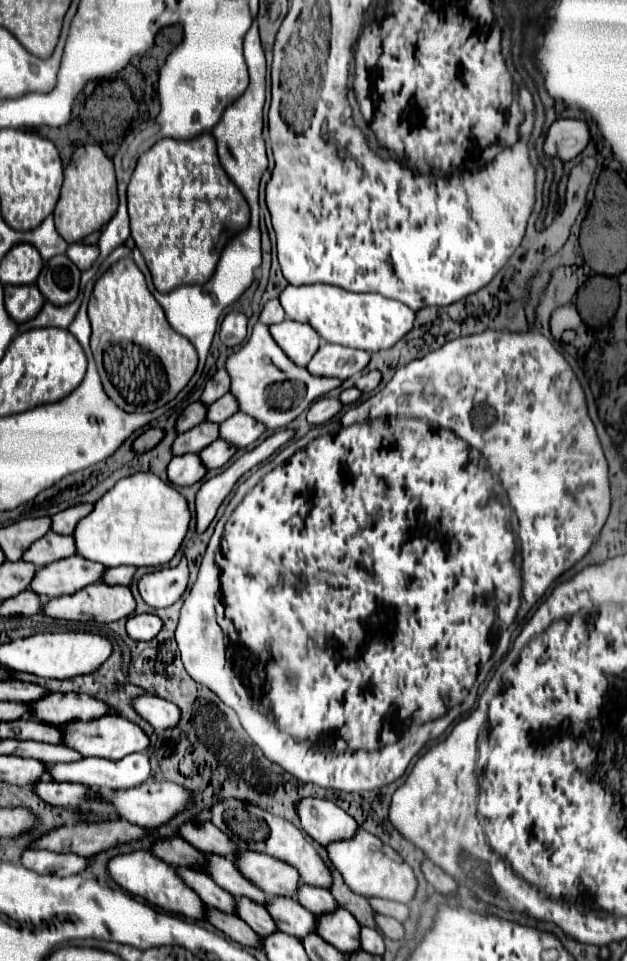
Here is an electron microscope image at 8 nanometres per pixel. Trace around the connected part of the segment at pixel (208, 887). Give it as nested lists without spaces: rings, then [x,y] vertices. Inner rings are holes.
[[[174,867],[178,877],[188,883],[188,887],[208,905],[208,907],[216,907],[224,913],[232,913],[232,895],[226,893],[224,889],[220,889],[206,873],[202,871],[194,871],[192,867]]]

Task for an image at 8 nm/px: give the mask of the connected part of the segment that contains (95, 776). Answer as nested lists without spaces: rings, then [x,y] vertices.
[[[132,753],[120,761],[112,761],[112,759],[104,759],[104,757],[82,757],[80,761],[74,761],[74,763],[44,763],[44,767],[54,781],[80,783],[88,789],[92,787],[92,789],[102,789],[102,791],[136,787],[152,775],[148,755],[144,755],[144,753]]]

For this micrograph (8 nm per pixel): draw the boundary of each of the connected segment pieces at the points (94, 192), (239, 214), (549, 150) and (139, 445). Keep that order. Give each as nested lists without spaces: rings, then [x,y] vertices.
[[[98,145],[78,147],[64,169],[64,183],[60,189],[60,199],[54,209],[54,223],[58,233],[68,241],[76,243],[90,235],[96,229],[102,229],[108,219],[116,213],[118,195],[116,195],[116,175],[112,161],[104,155]]]
[[[202,133],[190,141],[160,139],[140,155],[128,185],[128,213],[132,215],[132,239],[146,259],[154,287],[160,293],[170,293],[180,285],[206,283],[216,269],[228,237],[242,231],[250,219],[246,199],[220,167],[216,139],[210,133]]]
[[[556,119],[546,133],[544,155],[558,157],[562,163],[572,161],[588,145],[588,139],[590,139],[590,133],[584,121]]]
[[[148,429],[148,431],[144,431],[138,439],[134,439],[132,451],[134,451],[134,453],[150,451],[154,445],[158,445],[160,439],[162,439],[162,429]]]

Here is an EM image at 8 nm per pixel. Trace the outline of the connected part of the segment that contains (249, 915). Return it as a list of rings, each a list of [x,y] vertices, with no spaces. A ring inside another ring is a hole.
[[[236,897],[234,901],[236,901],[236,905],[234,905],[236,915],[244,923],[248,923],[252,927],[252,931],[256,931],[262,937],[276,931],[276,925],[274,925],[272,917],[268,915],[268,911],[260,903],[256,903],[256,901],[248,899],[248,897]]]

